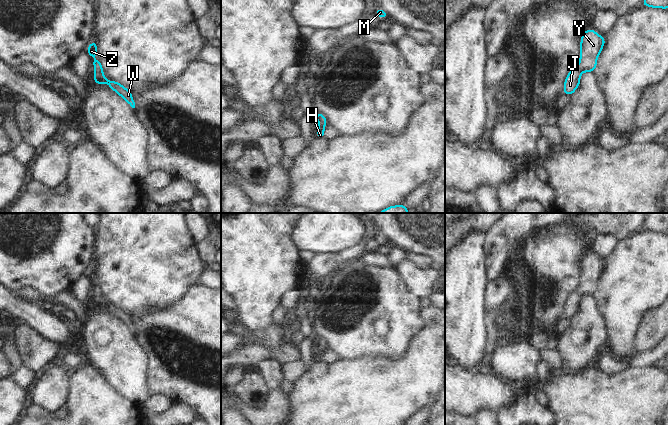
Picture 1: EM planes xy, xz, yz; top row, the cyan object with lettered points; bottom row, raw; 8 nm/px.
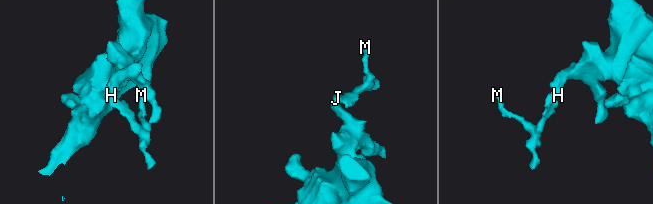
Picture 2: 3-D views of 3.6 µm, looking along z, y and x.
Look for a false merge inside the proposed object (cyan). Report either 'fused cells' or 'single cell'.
single cell

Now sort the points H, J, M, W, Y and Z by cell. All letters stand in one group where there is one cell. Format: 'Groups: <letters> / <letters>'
Groups: H J M W Y Z

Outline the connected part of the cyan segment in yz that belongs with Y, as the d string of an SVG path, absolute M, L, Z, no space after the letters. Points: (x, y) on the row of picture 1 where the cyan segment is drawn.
M592 29L586 30L581 37L580 61L576 68L569 71L564 81L563 94L572 95L580 85L582 72L594 72L597 58L602 51L606 39Z

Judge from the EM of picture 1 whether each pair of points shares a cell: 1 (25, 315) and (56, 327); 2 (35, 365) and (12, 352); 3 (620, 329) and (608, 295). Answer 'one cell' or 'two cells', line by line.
1: one cell
2: two cells
3: one cell

